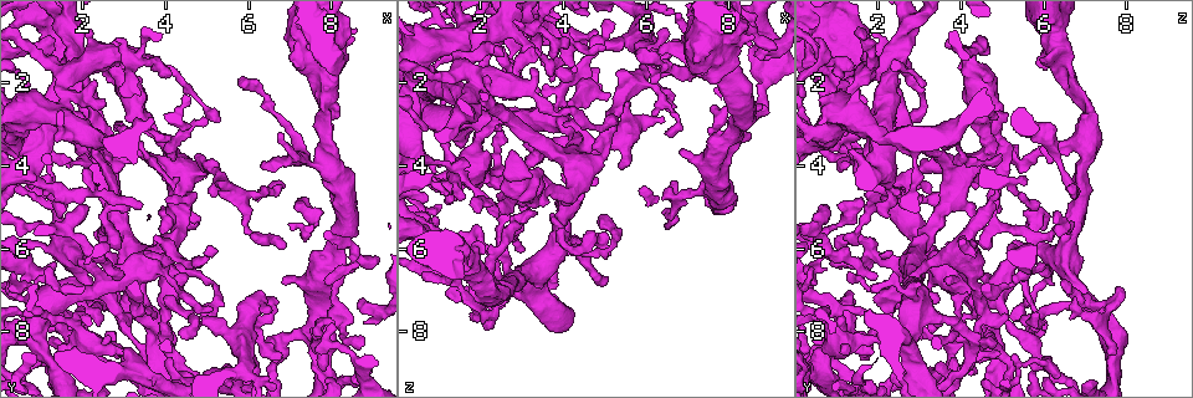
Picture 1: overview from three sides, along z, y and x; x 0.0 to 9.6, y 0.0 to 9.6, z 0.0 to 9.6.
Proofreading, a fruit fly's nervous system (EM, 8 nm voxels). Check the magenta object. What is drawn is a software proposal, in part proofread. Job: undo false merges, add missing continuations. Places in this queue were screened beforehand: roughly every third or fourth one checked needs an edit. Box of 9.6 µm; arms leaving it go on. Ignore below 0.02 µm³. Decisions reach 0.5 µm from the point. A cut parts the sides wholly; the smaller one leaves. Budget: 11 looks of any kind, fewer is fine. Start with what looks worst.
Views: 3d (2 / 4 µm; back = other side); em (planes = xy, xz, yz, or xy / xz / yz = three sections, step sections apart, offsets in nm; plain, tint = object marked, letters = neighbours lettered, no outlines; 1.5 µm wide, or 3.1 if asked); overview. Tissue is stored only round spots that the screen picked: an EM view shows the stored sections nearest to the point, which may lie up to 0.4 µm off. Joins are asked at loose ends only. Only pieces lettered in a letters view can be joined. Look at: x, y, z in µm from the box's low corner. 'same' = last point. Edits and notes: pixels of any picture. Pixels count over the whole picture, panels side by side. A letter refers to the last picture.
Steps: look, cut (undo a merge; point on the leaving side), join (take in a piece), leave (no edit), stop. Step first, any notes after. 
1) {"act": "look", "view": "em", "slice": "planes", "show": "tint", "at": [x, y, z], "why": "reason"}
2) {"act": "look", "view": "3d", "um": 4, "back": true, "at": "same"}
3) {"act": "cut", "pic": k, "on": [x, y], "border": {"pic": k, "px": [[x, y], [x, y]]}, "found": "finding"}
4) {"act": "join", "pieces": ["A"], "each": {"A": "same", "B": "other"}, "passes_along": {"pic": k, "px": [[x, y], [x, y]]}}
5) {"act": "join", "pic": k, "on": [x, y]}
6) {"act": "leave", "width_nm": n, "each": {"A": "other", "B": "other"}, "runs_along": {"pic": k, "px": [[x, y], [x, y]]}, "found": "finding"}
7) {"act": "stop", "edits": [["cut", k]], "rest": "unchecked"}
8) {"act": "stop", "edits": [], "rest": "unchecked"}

{"act": "look", "view": "em", "slice": "planes", "show": "tint", "at": [4.15, 1.75, 0.95], "why": "free end"}

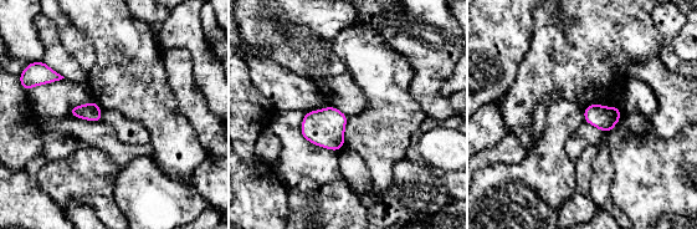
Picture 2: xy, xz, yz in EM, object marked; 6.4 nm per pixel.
{"act": "look", "view": "em", "slice": "planes", "show": "letters", "at": "same"}

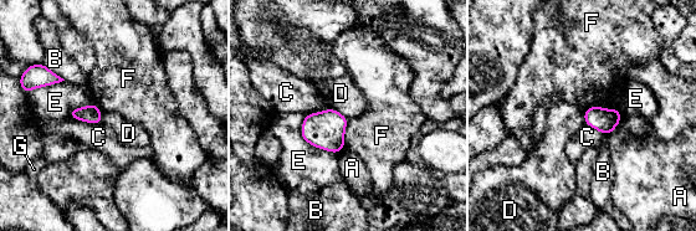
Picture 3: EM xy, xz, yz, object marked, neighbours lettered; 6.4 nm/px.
{"act": "leave", "width_nm": 120, "each": {"A": "other", "B": "other", "C": "other", "D": "other", "E": "other", "F": "other", "G": "other"}, "found": "none of them fits"}

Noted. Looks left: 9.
{"act": "look", "view": "3d", "um": 4, "at": [6.75, 6.75, 3.65], "why": "stops while still wide"}

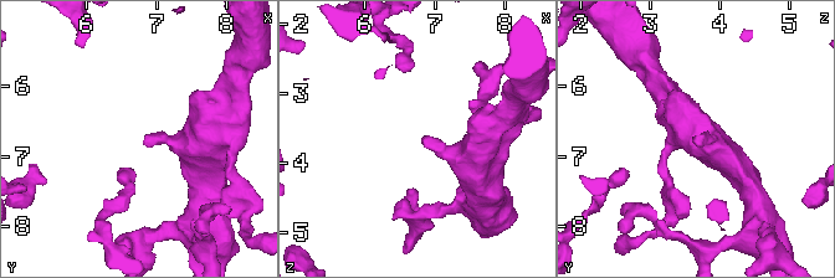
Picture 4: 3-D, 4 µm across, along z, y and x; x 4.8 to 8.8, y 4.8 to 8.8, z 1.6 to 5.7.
{"act": "look", "view": "em", "slice": "planes", "show": "letters", "at": [6.75, 6.75, 3.70], "why": "now the EM"}

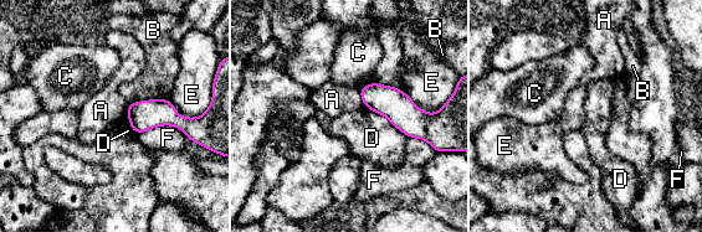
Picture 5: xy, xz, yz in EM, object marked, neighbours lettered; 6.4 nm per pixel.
{"act": "leave", "each": {"A": "other", "B": "other", "C": "other", "D": "other", "E": "other", "F": "other"}, "border": {"pic": 5, "px": [[358, 91], [364, 106]]}, "found": "none of them fits"}

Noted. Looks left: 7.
{"act": "look", "view": "em", "slice": "planes", "show": "letters", "at": [6.40, 2.25, 1.55], "why": "thin neck"}

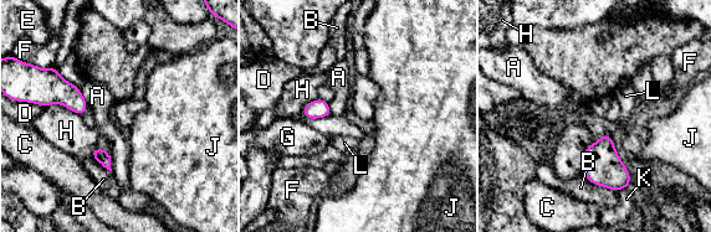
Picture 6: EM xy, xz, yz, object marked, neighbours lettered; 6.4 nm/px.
{"act": "leave", "each": {"A": "other", "B": "other", "C": "other", "D": "other", "E": "other", "F": "other", "G": "other", "H": "other", "J": "other", "K": "other", "L": "other"}, "found": "continuous, no second cell"}

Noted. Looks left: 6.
{"act": "look", "view": "3d", "um": 2, "at": [3.10, 7.60, 5.05], "why": "free end"}

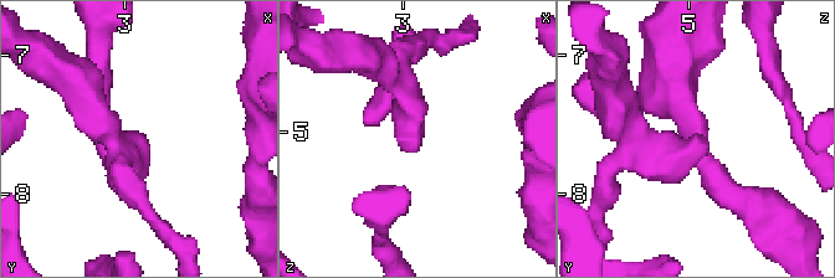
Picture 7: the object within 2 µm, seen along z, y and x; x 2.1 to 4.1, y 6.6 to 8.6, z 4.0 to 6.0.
{"act": "look", "view": "em", "slice": "planes", "show": "letters", "at": [3.12, 7.54, 5.08], "why": "need the tissue"}

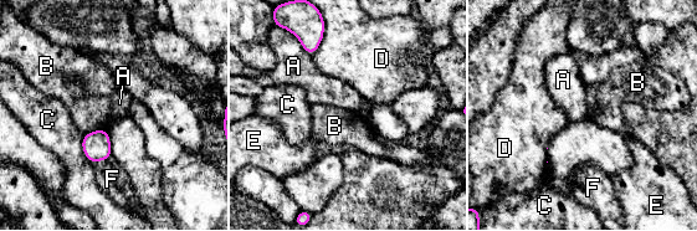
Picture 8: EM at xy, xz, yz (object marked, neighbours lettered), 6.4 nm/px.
{"act": "leave", "each": {"A": "other", "B": "other", "C": "other", "D": "other", "E": "other", "F": "other"}, "border": {"pic": 8, "px": [[106, 129], [95, 129], [83, 135]]}, "found": "none of them fits"}

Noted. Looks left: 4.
{"act": "stop", "edits": [], "rest": "unchecked"}

